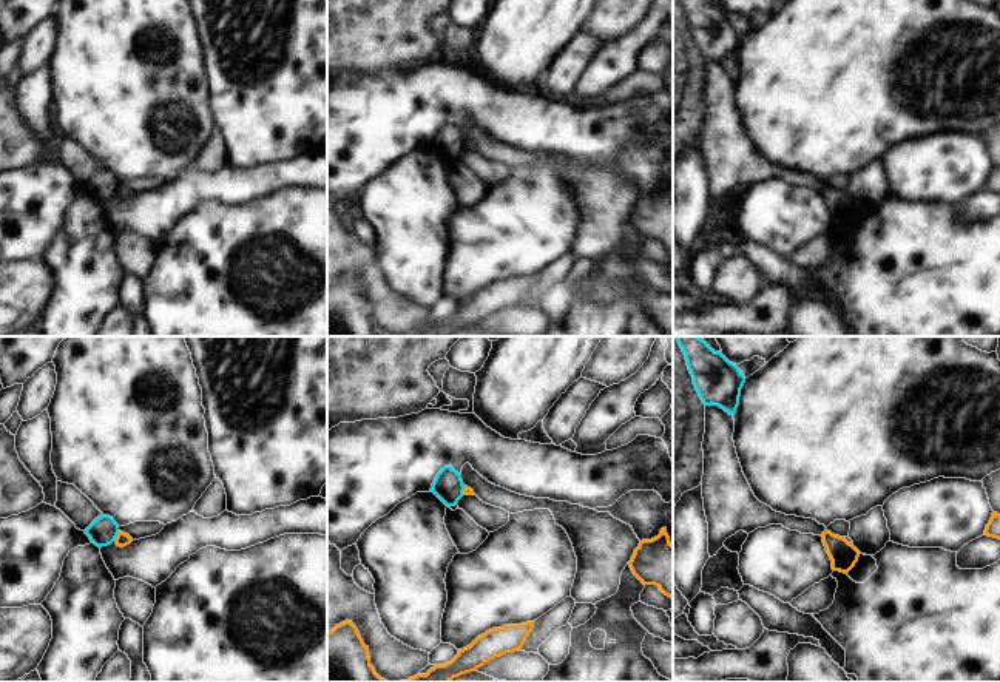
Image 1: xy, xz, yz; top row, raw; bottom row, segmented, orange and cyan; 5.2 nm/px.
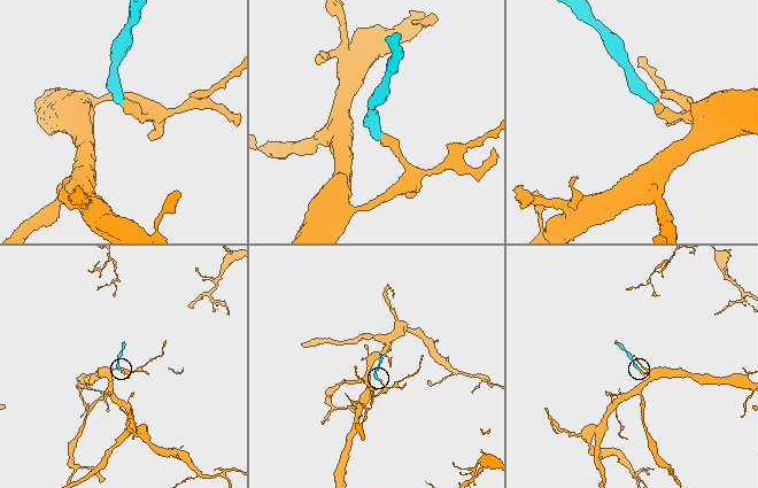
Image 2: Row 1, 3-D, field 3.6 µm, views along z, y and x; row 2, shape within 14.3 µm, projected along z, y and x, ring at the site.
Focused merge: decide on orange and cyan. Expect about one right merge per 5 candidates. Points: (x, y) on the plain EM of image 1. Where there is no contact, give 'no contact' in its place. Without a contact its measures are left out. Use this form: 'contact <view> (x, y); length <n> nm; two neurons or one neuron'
contact xy (118, 190); length 70 nm; two neurons

